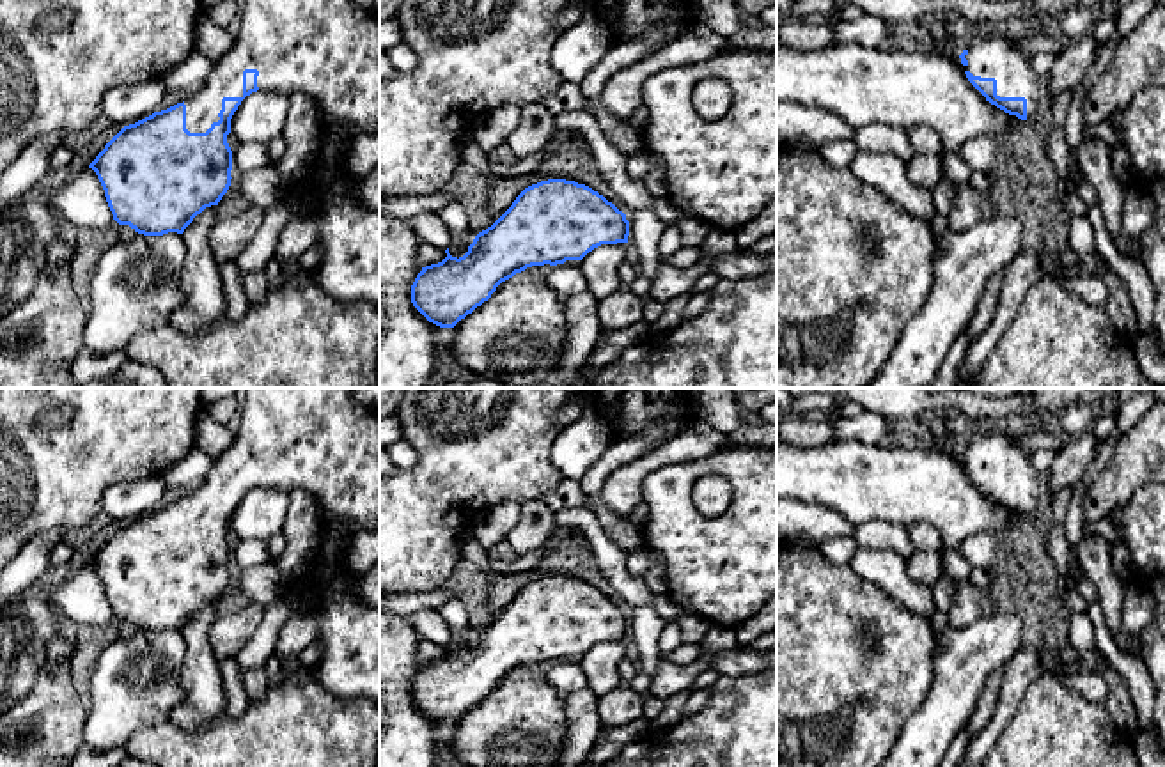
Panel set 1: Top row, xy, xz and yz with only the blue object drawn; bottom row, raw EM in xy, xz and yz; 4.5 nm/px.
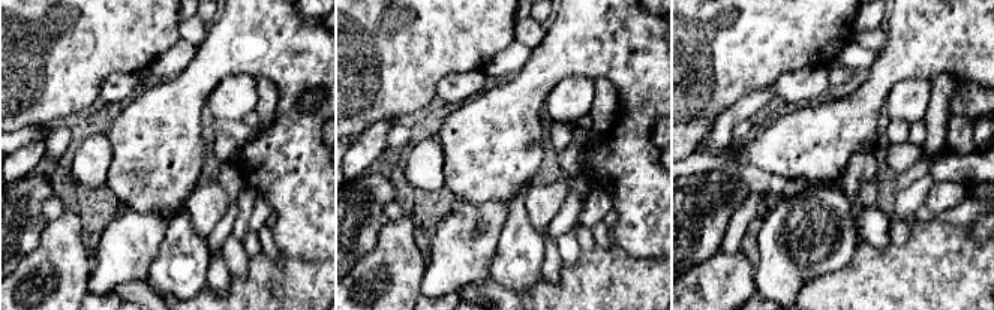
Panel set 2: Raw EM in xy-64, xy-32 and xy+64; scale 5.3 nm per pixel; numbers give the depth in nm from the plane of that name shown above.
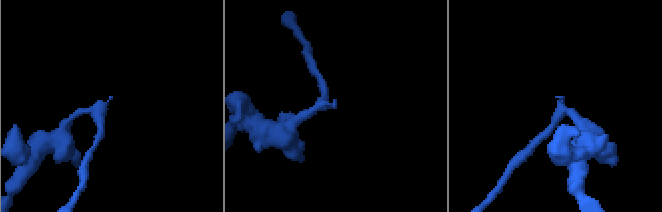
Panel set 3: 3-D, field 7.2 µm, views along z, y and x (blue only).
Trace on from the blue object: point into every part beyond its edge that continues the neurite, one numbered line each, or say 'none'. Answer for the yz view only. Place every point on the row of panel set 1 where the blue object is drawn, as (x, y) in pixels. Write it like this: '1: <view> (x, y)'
1: yz (992, 54)

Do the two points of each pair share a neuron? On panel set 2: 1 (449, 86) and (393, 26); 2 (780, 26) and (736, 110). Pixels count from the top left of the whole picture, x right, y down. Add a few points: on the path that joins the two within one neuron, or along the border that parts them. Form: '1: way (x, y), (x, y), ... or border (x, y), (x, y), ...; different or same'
1: border (477, 69), (447, 74), (440, 81), (437, 95); different
2: border (772, 84), (742, 96), (715, 120); different

